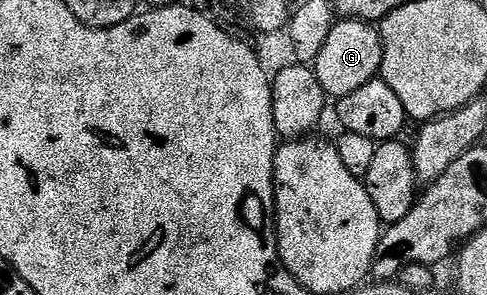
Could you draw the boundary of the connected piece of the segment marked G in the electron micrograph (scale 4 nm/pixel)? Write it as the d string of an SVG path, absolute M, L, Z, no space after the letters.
M338 19L323 47L317 48L318 55L312 62L314 75L326 90L331 100L337 101L356 93L360 85L379 78L382 70L382 33L373 23L359 19Z

